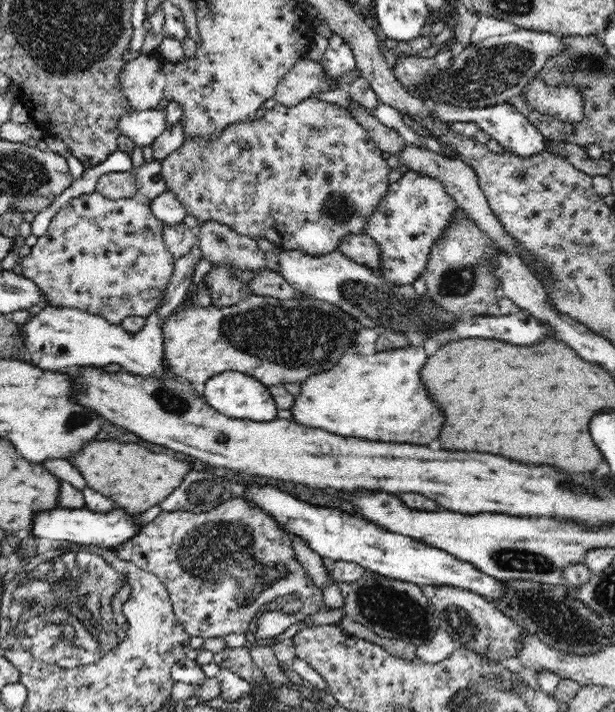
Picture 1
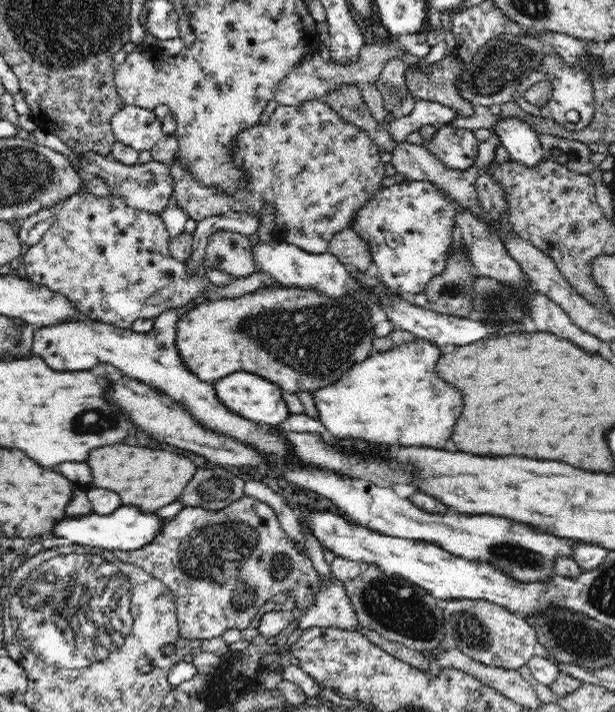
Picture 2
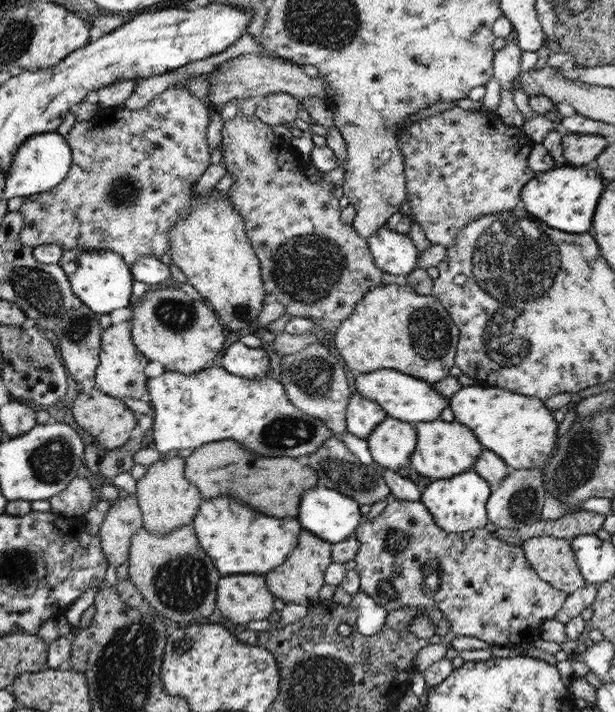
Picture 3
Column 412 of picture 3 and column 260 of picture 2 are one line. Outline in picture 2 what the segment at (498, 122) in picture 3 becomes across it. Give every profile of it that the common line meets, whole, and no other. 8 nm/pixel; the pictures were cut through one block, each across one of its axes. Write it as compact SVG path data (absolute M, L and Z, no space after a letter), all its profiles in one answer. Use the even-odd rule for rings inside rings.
M318 99L309 100L296 106L279 104L275 108L274 112L271 113L270 120L267 123L258 123L244 129L233 138L233 143L234 146L233 151L231 152L231 157L235 160L237 166L243 168L243 174L245 174L245 178L249 180L245 184L245 187L242 188L243 191L240 191L239 195L230 195L230 193L218 189L216 185L212 185L211 187L200 185L198 181L194 182L194 175L190 173L188 167L184 167L182 163L172 160L172 162L169 163L169 169L173 178L173 198L177 200L178 207L183 209L189 218L199 221L208 217L230 212L242 212L260 217L260 213L262 213L262 209L266 204L274 204L274 209L276 209L274 210L274 224L276 224L273 228L274 239L284 241L288 244L293 244L294 246L304 249L306 252L311 252L312 254L324 254L328 252L328 248L330 248L328 242L330 242L338 232L351 228L351 224L354 222L354 216L365 206L364 204L366 204L368 200L371 200L375 194L383 188L380 182L382 182L384 177L386 177L384 168L386 168L387 163L382 162L382 158L380 157L381 149L379 146L373 140L370 140L370 137L362 129L348 121L344 121L344 119L342 119L342 117L340 117L340 115L338 115L330 105Z

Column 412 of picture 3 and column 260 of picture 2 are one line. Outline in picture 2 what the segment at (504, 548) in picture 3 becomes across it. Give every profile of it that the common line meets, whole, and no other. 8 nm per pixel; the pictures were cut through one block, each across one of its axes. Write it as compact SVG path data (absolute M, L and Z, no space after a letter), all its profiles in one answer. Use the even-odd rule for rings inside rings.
M243 496L220 510L200 507L183 507L173 518L167 518L156 538L144 548L132 551L114 551L116 558L143 568L160 579L174 595L177 608L178 629L184 639L208 640L222 636L226 630L246 630L258 610L271 598L292 596L303 613L314 604L320 578L308 555L296 549L281 527L274 509L254 497Z

